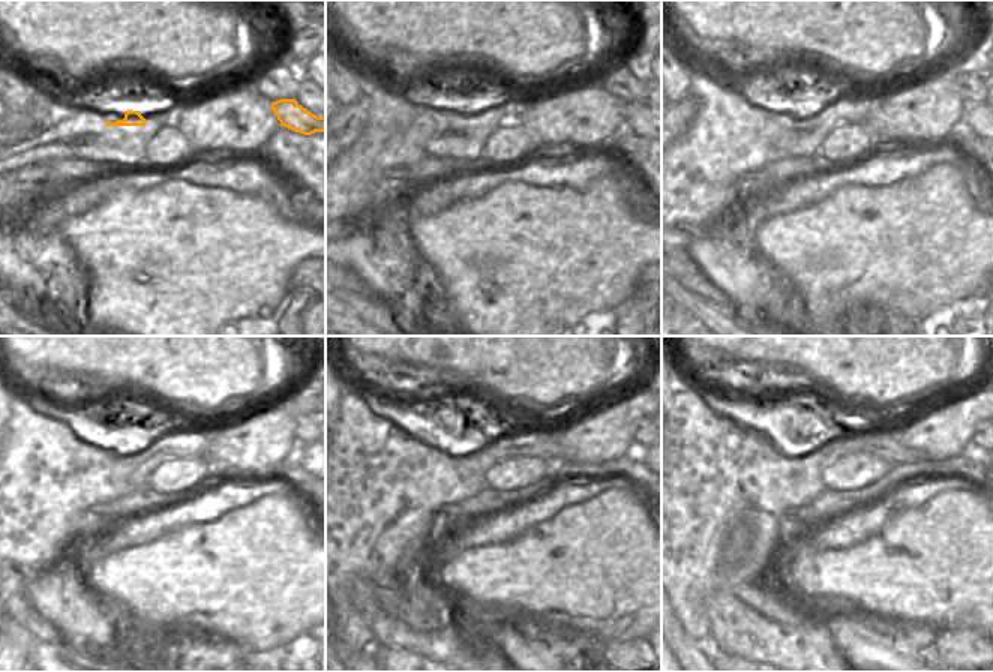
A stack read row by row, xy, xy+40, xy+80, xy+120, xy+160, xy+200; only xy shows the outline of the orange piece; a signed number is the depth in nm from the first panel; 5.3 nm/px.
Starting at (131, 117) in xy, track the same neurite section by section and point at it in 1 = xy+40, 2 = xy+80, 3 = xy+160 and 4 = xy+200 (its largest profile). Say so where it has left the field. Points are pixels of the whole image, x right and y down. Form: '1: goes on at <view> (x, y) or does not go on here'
1: goes on at xy+40 (468, 116)
2: goes on at xy+80 (803, 117)
3: goes on at xy+160 (474, 452)
4: goes on at xy+200 (812, 450)

